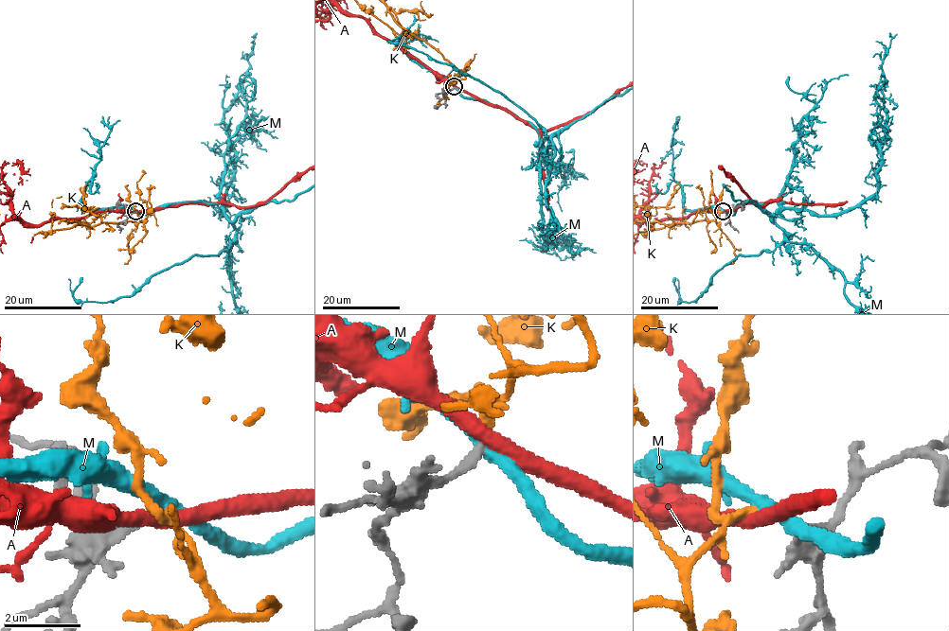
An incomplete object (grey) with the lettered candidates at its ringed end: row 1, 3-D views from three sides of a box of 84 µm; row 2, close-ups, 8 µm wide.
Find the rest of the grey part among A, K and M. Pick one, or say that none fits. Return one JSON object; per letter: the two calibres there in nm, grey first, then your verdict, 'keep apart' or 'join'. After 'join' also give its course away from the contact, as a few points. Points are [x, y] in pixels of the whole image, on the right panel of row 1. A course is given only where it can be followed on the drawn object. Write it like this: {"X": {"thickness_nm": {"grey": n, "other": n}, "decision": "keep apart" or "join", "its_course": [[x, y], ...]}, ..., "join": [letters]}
{"A": {"thickness_nm": {"grey": 240, "other": 380}, "decision": "keep apart"}, "K": {"thickness_nm": {"grey": 220, "other": 170}, "decision": "join"}, "M": {"thickness_nm": {"grey": 240, "other": 360}, "decision": "keep apart"}, "join": ["K"]}

